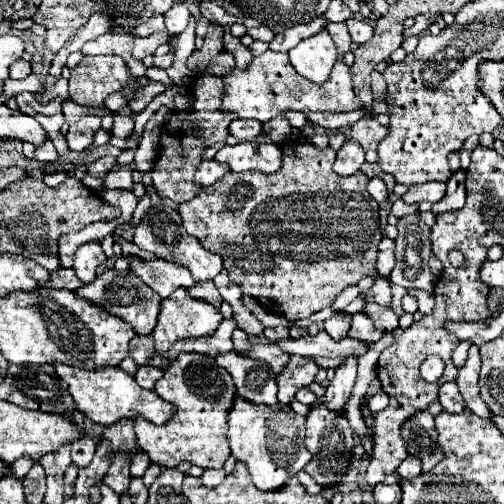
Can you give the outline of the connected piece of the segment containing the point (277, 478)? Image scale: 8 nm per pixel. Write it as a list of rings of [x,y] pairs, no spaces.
[[[235,398],[235,404],[229,412],[229,446],[235,460],[243,462],[253,478],[253,484],[259,490],[275,492],[287,484],[291,476],[295,476],[303,466],[311,460],[311,454],[303,446],[305,436],[305,418],[295,414],[291,406],[253,406],[251,402],[243,402],[243,398]]]

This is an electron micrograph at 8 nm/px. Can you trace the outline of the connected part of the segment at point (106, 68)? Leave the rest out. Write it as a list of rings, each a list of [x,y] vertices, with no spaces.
[[[117,56],[83,58],[81,64],[71,70],[69,98],[81,106],[101,108],[111,92],[133,82],[125,70],[125,62]]]

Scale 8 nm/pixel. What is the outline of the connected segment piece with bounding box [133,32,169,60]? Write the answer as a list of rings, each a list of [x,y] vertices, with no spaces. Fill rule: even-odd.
[[[163,32],[163,34],[151,34],[151,36],[147,36],[147,38],[135,38],[135,46],[133,46],[133,58],[143,60],[145,56],[155,54],[157,46],[167,44],[167,40],[169,40],[169,34],[167,34],[167,32]]]

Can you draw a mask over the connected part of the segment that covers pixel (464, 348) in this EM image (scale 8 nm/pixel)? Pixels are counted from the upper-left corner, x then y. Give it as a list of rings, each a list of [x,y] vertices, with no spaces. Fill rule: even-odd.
[[[465,340],[465,342],[459,342],[459,346],[457,346],[455,352],[453,352],[453,364],[455,364],[455,366],[463,366],[463,364],[465,364],[469,346],[471,346],[471,342],[467,342],[467,340]]]

